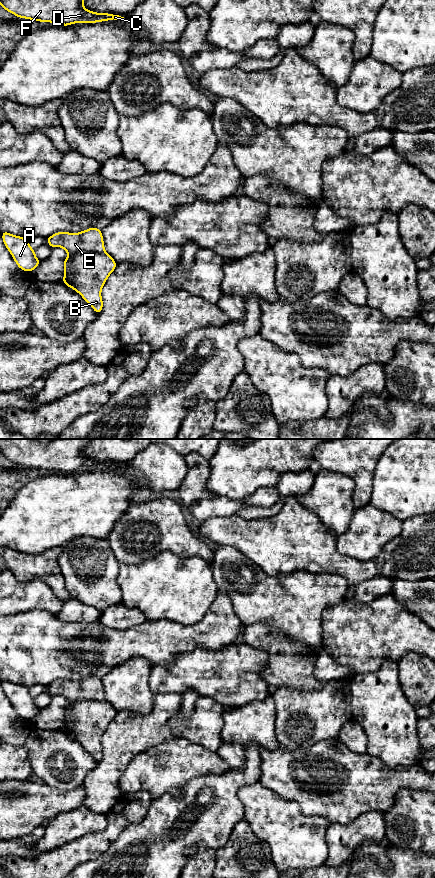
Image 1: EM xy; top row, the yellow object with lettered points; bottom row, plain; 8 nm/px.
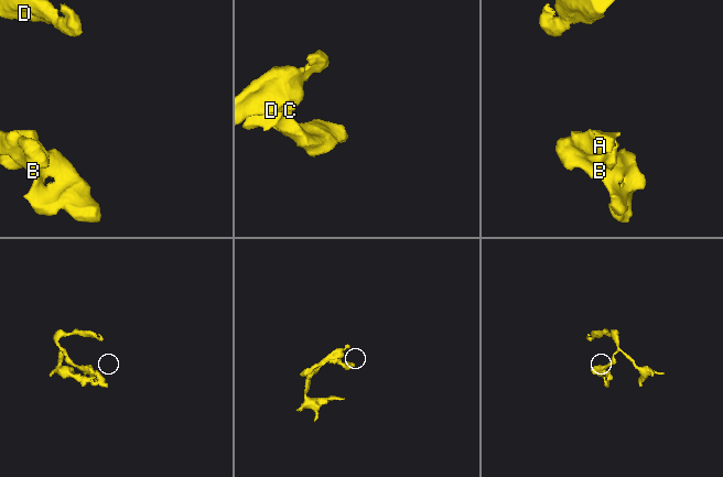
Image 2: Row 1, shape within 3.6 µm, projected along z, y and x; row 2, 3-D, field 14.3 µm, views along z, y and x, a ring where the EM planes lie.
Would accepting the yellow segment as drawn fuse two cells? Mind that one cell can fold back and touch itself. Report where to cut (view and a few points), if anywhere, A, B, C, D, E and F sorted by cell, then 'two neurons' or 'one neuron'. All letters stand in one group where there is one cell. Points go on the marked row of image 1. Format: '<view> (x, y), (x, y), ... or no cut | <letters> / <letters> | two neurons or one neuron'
xy (104, 251), (76, 252), (68, 255) | A B C D F / E | two neurons

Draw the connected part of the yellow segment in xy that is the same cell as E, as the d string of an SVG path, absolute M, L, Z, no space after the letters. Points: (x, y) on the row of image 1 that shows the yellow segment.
M96 227L78 233L56 232L48 237L46 242L52 249L55 247L63 248L68 255L105 252L102 232Z

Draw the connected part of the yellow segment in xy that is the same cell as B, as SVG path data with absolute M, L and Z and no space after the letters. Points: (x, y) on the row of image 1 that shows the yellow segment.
M91 252L68 255L63 263L63 281L79 293L96 314L101 313L101 291L107 278L116 269L115 260L106 252Z

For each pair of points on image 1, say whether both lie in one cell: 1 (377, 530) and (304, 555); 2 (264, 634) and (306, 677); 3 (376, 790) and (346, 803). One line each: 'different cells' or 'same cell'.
1: different cells
2: same cell
3: same cell

